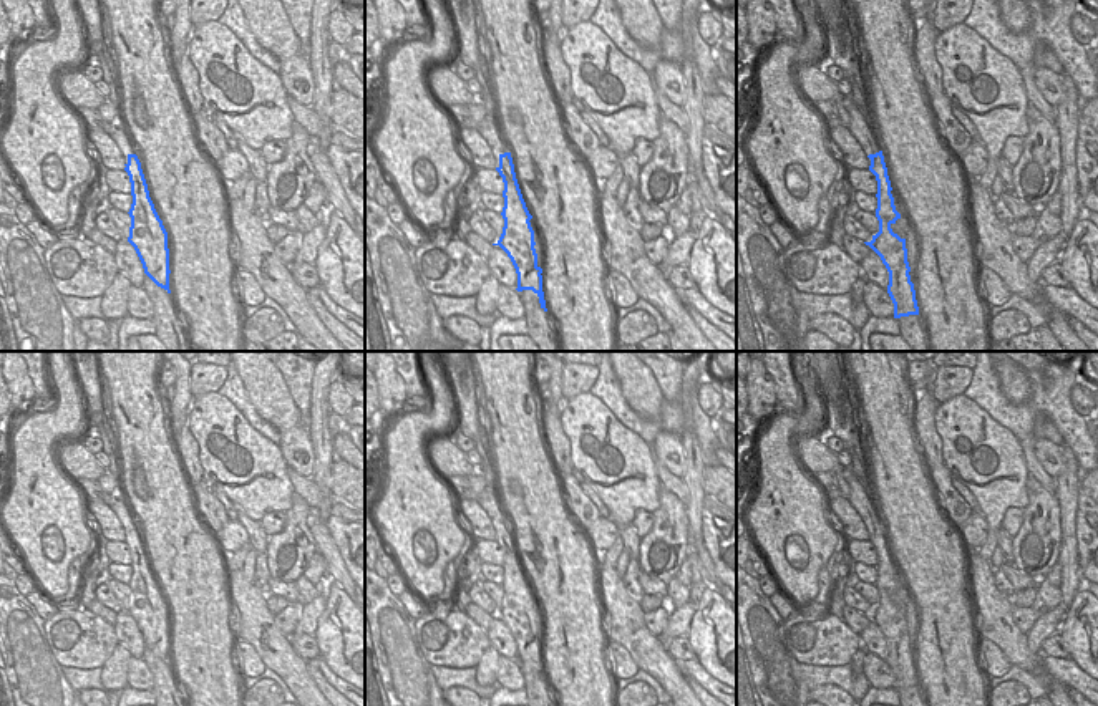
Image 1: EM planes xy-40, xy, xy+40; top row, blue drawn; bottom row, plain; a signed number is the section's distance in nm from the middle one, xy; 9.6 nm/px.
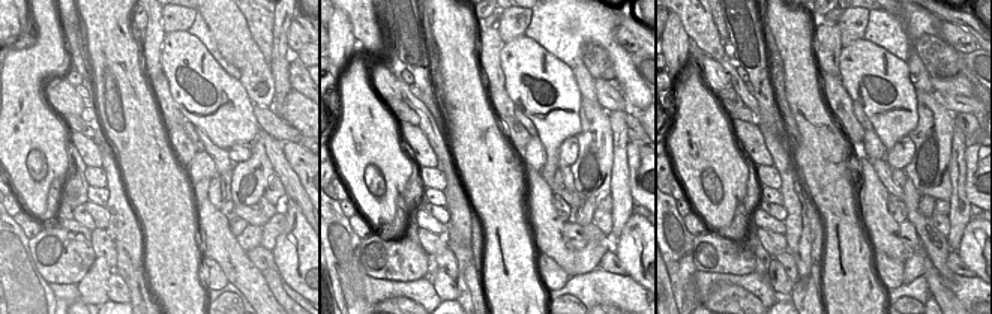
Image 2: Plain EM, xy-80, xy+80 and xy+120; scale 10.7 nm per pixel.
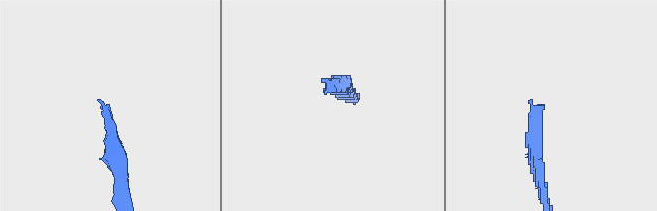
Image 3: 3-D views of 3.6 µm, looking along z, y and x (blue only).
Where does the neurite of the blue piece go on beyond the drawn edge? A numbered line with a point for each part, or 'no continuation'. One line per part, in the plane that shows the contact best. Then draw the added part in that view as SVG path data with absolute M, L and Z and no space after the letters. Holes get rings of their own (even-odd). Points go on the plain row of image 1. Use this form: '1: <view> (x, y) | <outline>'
1: xy (488, 499) | M486 486L481 494L478 494L478 504L488 514L496 530L496 539L499 539L499 527L509 524L509 519L503 509L503 504L496 494L496 487Z

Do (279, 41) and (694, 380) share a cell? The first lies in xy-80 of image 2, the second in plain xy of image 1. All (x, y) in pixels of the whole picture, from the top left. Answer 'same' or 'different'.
same

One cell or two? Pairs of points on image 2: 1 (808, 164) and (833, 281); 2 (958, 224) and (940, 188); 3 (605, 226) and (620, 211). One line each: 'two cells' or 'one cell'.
1: one cell
2: two cells
3: two cells

